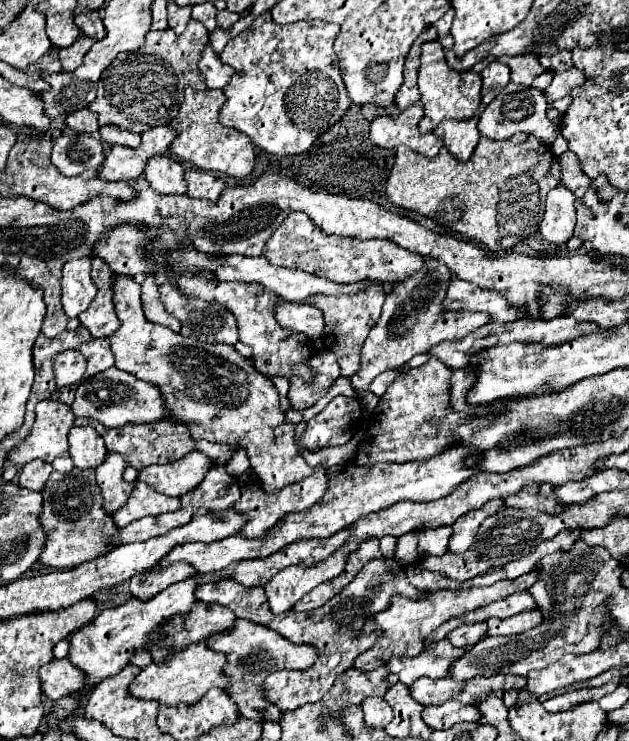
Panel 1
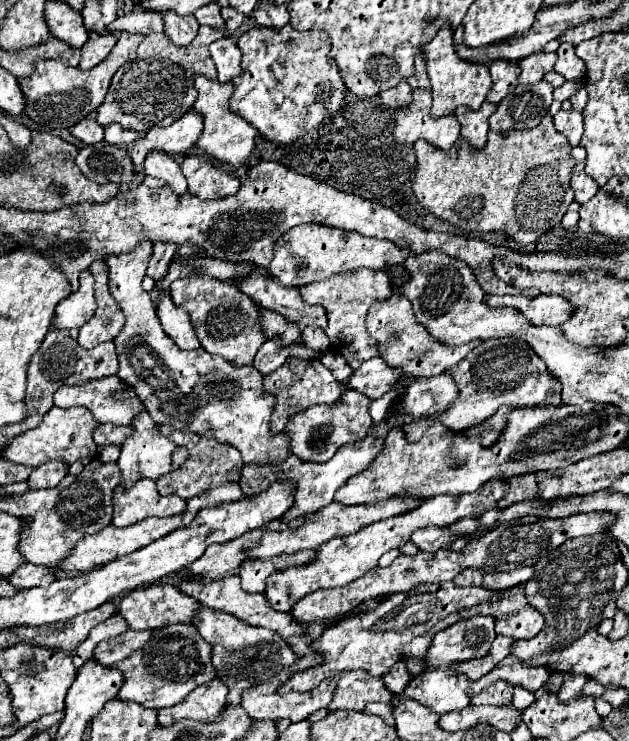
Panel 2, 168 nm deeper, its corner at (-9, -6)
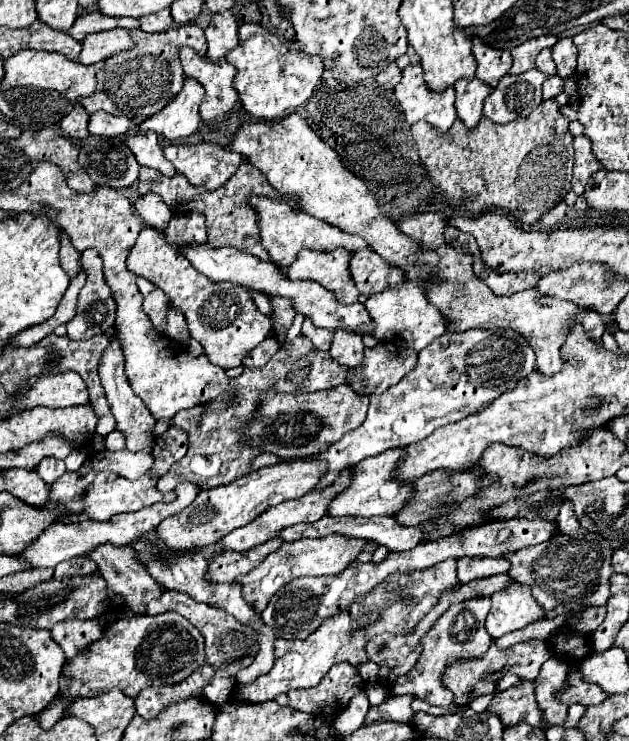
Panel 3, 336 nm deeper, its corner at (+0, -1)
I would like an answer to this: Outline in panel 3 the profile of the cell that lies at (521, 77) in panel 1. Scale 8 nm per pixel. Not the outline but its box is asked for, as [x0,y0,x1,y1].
[509,35,557,75]

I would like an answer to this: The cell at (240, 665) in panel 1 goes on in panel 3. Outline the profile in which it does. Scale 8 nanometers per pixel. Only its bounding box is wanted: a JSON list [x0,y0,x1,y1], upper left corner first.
[145,591,259,705]

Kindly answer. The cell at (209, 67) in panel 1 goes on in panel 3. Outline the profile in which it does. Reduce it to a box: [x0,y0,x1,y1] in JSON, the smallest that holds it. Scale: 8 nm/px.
[205,11,237,63]

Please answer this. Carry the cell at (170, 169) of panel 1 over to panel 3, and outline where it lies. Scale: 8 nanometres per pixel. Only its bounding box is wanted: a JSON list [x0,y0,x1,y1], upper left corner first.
[127,131,175,175]

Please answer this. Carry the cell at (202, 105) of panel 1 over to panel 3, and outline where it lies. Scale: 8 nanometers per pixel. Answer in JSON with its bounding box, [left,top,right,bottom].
[181,47,239,129]

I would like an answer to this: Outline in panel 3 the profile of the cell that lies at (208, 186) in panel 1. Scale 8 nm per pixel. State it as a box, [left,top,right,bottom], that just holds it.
[165,143,243,191]

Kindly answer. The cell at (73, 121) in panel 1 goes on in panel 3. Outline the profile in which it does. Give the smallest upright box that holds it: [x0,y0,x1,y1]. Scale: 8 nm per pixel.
[59,103,89,139]

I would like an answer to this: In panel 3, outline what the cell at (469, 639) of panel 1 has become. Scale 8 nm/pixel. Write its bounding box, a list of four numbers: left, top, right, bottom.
[391,597,491,707]

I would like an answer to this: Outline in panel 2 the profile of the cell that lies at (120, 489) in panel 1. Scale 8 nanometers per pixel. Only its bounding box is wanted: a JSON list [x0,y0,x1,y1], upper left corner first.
[118,408,176,488]

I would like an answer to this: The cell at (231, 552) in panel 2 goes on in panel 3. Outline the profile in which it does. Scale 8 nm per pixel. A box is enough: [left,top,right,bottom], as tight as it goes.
[221,469,351,553]

